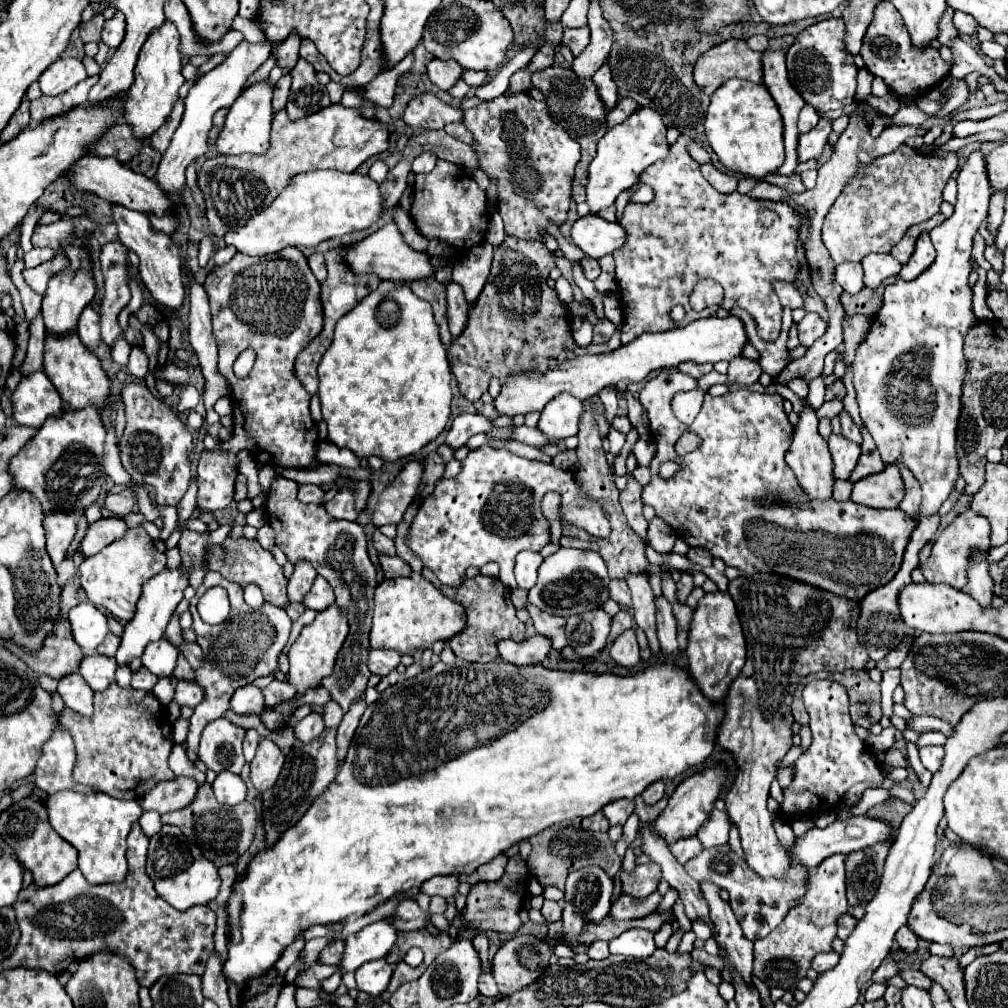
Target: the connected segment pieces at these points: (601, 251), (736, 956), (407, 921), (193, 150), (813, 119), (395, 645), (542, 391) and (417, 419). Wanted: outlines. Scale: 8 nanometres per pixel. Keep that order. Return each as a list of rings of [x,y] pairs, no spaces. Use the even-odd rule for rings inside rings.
[[[586,215],[580,217],[572,225],[572,241],[594,259],[600,259],[602,255],[612,253],[614,249],[624,245],[626,233],[618,223],[610,223],[598,215]]]
[[[710,881],[700,883],[702,895],[708,901],[712,925],[714,925],[714,939],[720,947],[720,957],[724,961],[724,971],[722,979],[726,983],[732,983],[732,973],[738,973],[744,983],[754,989],[752,983],[752,947],[754,943],[744,937],[740,923],[736,921],[732,907],[728,901],[720,897],[720,887],[712,885]]]
[[[404,899],[396,911],[390,915],[394,925],[400,931],[414,931],[414,929],[424,929],[428,921],[428,913],[420,909],[420,905],[414,899]]]
[[[242,41],[228,57],[224,63],[220,63],[218,67],[214,67],[212,71],[204,73],[200,79],[196,79],[194,87],[190,89],[188,97],[184,99],[184,117],[182,117],[182,123],[180,127],[176,129],[174,137],[172,137],[172,143],[168,147],[168,151],[162,155],[162,161],[158,165],[158,173],[156,173],[156,181],[158,185],[170,195],[170,199],[174,204],[176,210],[175,215],[166,215],[163,217],[154,217],[154,214],[147,214],[152,227],[156,231],[164,231],[168,235],[172,235],[178,227],[179,210],[184,205],[182,193],[182,187],[184,187],[184,171],[186,167],[190,165],[190,161],[202,157],[206,153],[206,147],[208,147],[208,131],[212,129],[212,117],[218,109],[222,107],[230,107],[236,97],[244,91],[244,85],[248,81],[248,77],[268,59],[270,55],[270,45],[256,45],[256,43],[248,43],[248,41]]]
[[[804,105],[800,111],[800,119],[798,119],[798,131],[808,133],[818,123],[818,119],[820,115],[816,113],[816,109],[812,109],[812,105]]]
[[[396,577],[386,579],[374,593],[374,621],[370,631],[372,649],[394,649],[412,655],[416,649],[430,649],[438,639],[450,639],[466,625],[464,607],[442,595],[430,581]]]
[[[706,317],[692,321],[684,327],[664,331],[664,333],[644,333],[636,337],[632,343],[618,347],[616,351],[608,351],[602,355],[580,355],[574,359],[562,361],[556,369],[548,369],[546,373],[522,373],[508,379],[506,385],[502,385],[500,395],[496,397],[494,405],[502,415],[514,417],[518,413],[526,415],[530,411],[542,411],[546,403],[550,403],[560,393],[572,393],[578,399],[586,399],[594,393],[598,393],[604,387],[614,387],[620,381],[642,381],[648,373],[656,369],[670,369],[678,367],[684,361],[696,361],[696,363],[718,363],[718,361],[730,361],[736,355],[740,355],[742,345],[746,343],[744,325],[738,317]]]
[[[382,281],[364,301],[346,313],[334,329],[334,341],[324,353],[320,365],[322,417],[328,423],[328,439],[338,447],[348,447],[356,457],[378,455],[384,461],[396,461],[418,453],[426,443],[436,439],[450,417],[450,365],[446,347],[440,341],[432,307],[416,297],[408,285]]]

